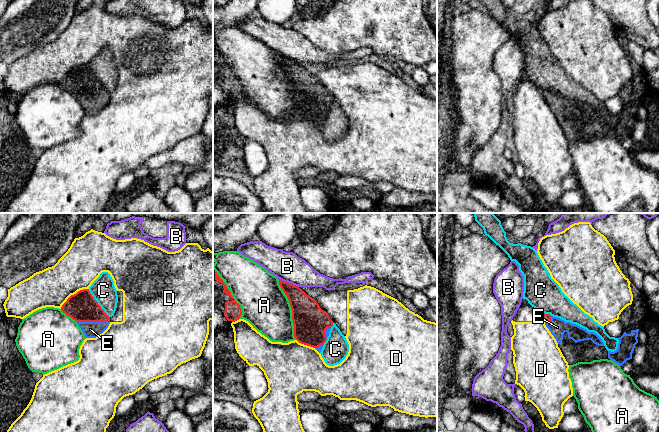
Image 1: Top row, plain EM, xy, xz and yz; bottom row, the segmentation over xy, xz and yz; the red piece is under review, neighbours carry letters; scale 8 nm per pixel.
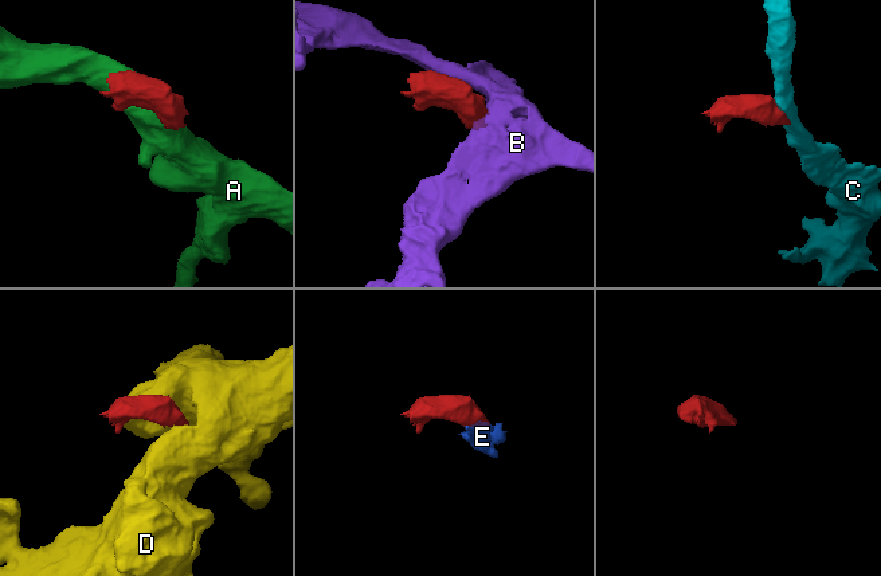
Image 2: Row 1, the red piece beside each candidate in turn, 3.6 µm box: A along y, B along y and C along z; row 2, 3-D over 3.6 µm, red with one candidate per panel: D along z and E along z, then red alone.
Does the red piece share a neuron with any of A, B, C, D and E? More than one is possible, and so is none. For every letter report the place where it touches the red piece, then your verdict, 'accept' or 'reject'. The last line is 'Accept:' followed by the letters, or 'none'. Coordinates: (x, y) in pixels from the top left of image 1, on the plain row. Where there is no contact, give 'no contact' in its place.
A: meets red in xz at (291, 84); reject
B: meets red in xz at (287, 58); reject
C: meets red in xy at (97, 79); reject
D: meets red in xy at (74, 70); reject
E: meets red in xy at (93, 97); accept
Accept: E

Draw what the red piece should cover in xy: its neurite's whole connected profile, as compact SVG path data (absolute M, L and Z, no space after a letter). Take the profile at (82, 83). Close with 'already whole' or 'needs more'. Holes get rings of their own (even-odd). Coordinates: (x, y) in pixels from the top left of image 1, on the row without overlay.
M83 65L71 71L61 86L75 96L86 114L96 114L110 100L110 93L94 75L89 65Z; needs more

